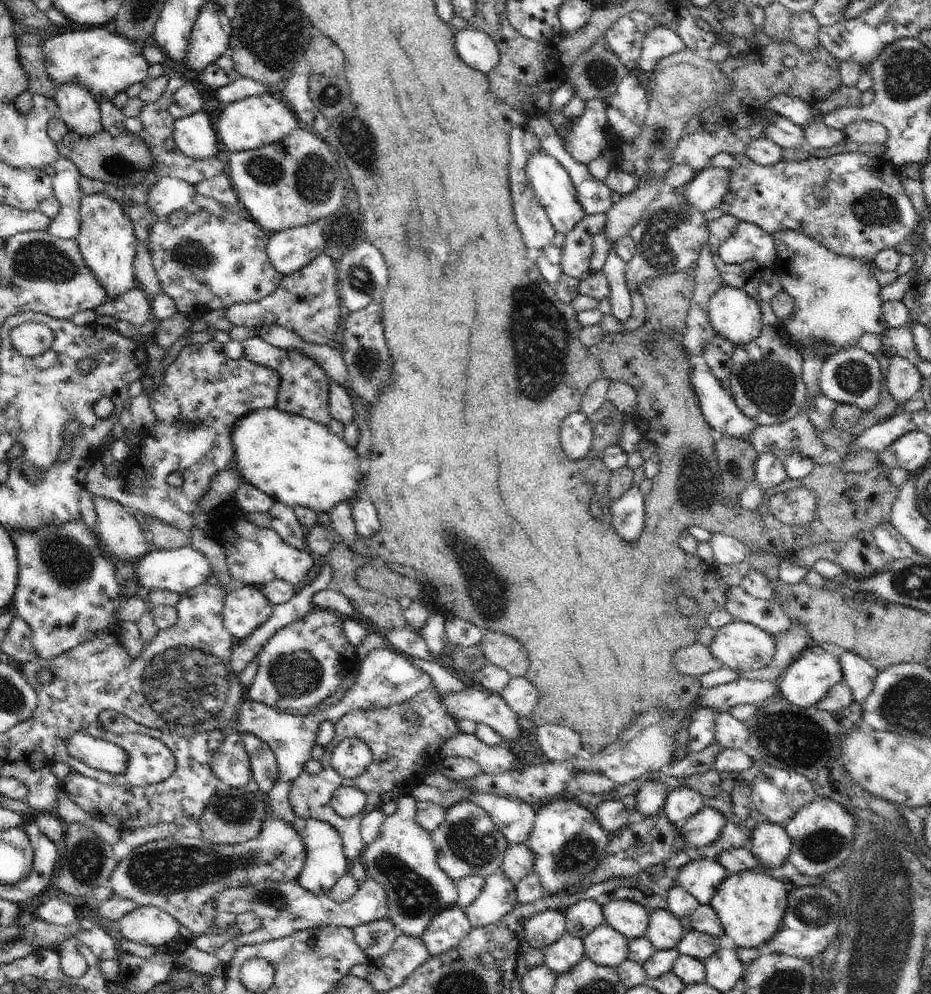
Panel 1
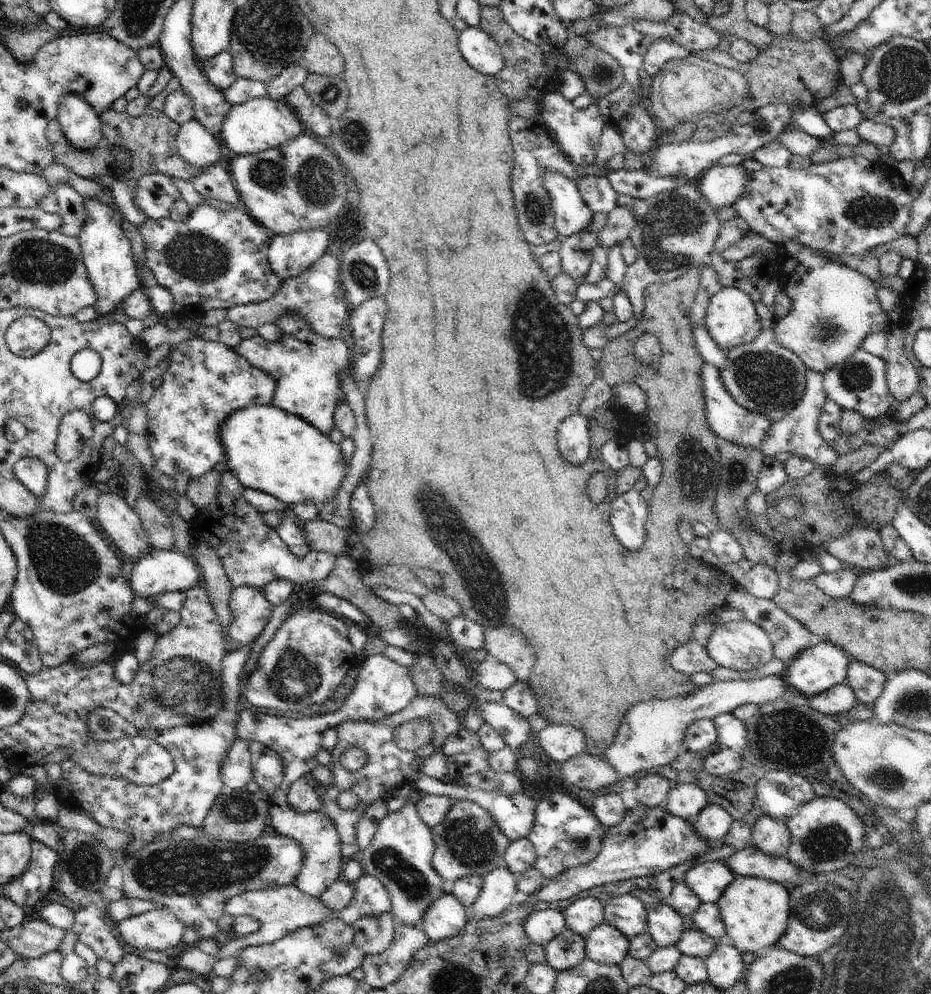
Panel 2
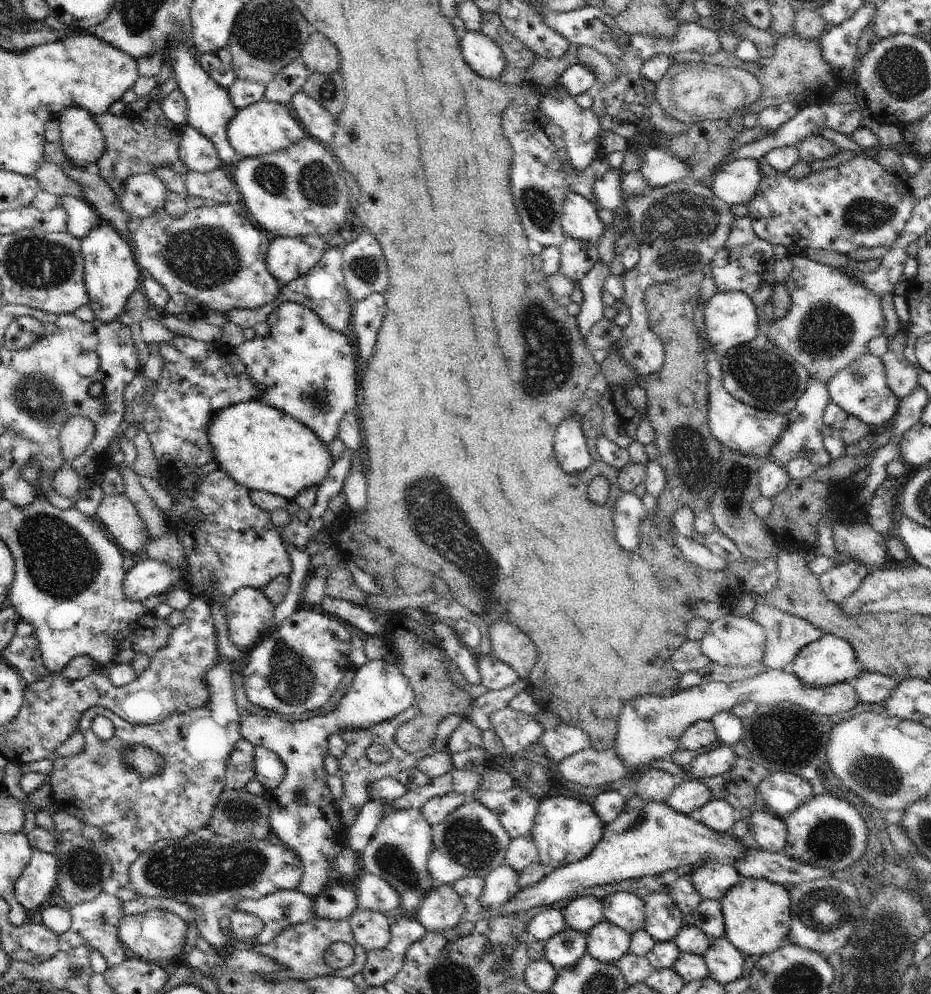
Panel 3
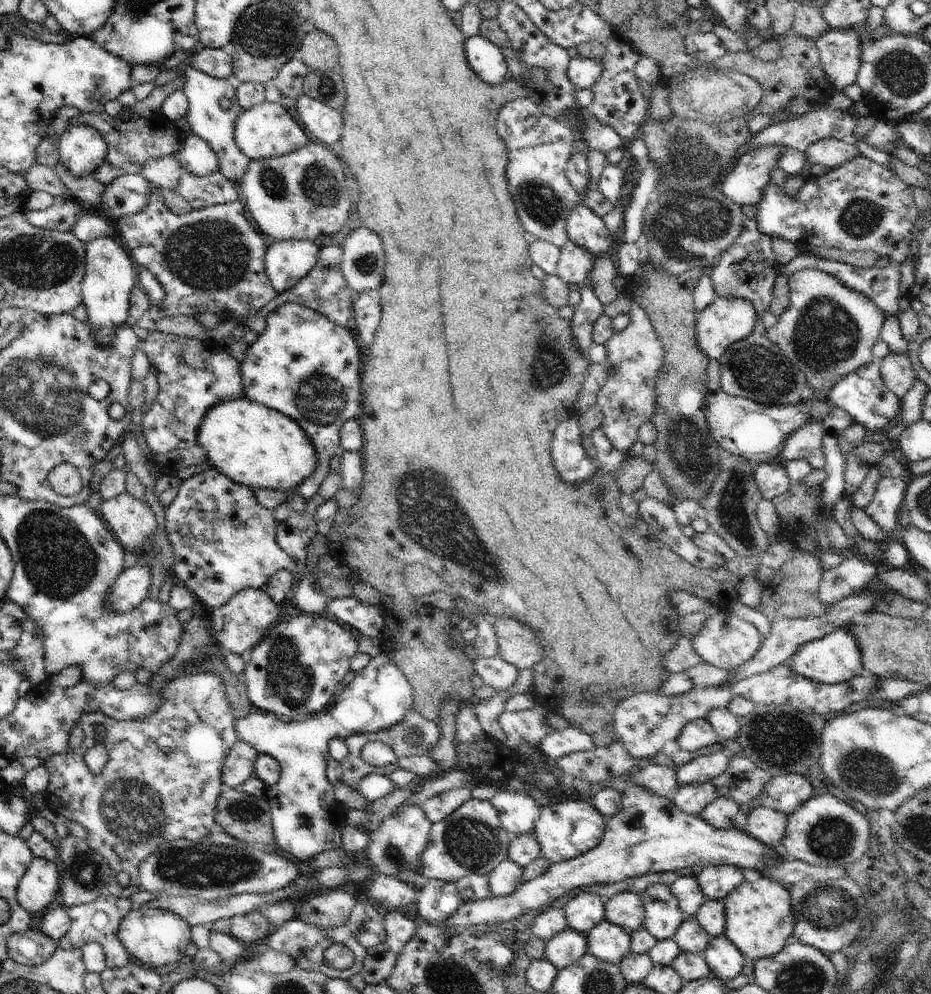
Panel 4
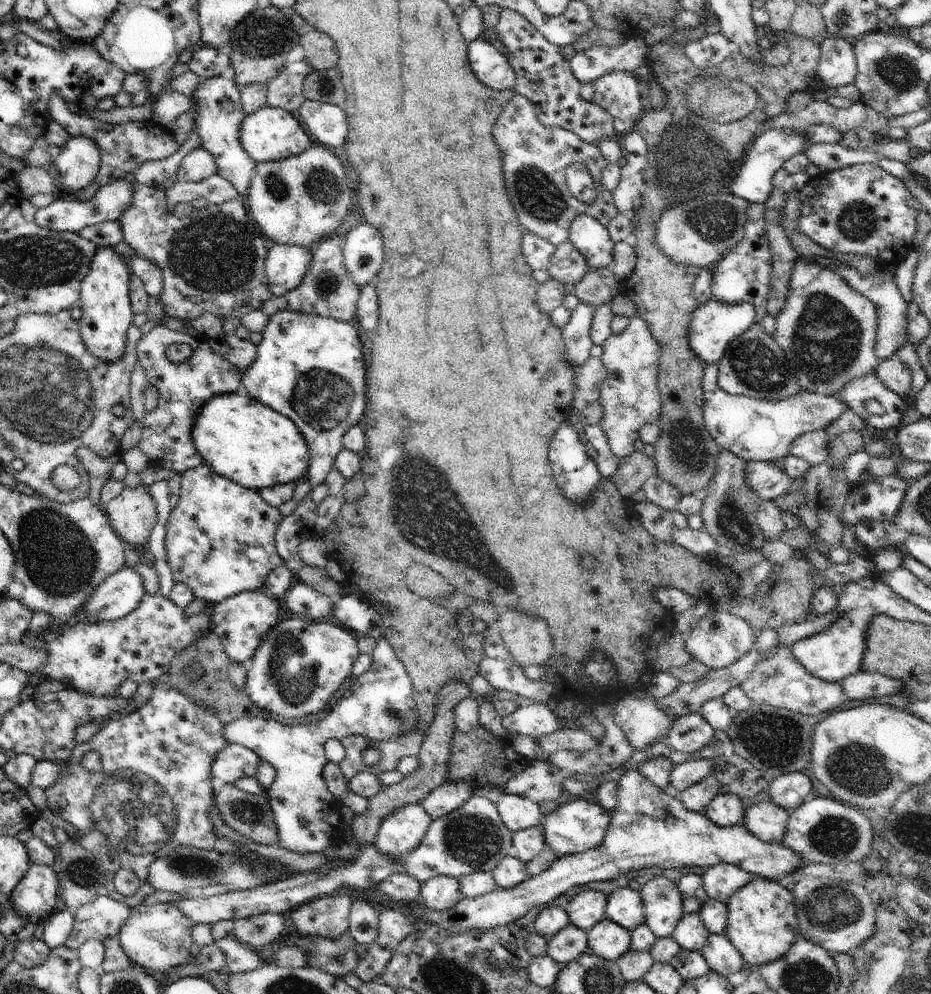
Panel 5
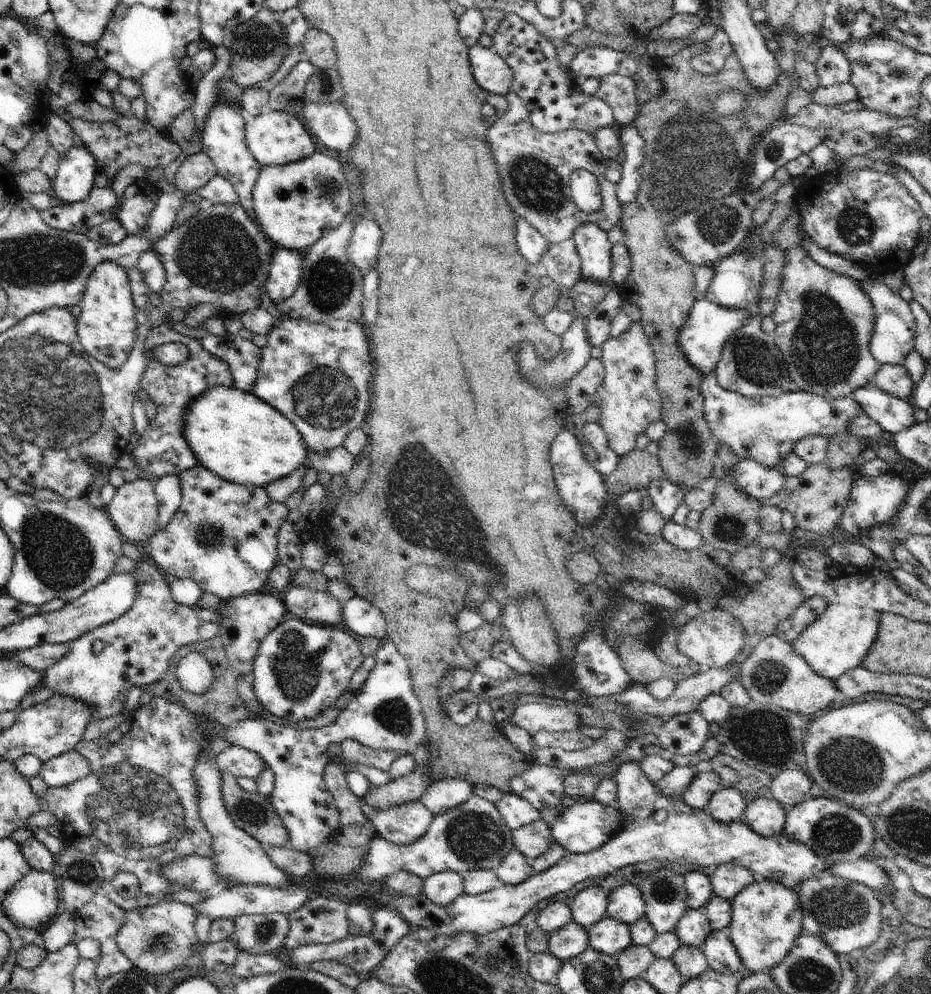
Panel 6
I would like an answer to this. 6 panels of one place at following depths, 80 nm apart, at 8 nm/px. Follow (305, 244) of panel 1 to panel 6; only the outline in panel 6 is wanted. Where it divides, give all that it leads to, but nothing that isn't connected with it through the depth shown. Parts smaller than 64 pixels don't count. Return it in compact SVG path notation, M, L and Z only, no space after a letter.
M282 247L274 250L265 291L275 304L288 300L296 292L302 281L303 256L302 252Z

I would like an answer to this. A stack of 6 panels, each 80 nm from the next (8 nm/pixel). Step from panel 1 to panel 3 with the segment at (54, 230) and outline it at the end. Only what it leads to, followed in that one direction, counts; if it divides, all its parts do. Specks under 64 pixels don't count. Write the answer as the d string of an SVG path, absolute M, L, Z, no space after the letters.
M71 196L59 197L59 204L67 210L67 230L82 240L101 224L97 212L84 200Z

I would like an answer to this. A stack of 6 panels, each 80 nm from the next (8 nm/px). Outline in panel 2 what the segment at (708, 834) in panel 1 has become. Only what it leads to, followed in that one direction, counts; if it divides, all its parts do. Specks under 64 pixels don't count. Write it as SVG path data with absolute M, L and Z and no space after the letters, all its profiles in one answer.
M714 803L706 805L692 821L699 835L714 842L729 831L733 818L721 804Z

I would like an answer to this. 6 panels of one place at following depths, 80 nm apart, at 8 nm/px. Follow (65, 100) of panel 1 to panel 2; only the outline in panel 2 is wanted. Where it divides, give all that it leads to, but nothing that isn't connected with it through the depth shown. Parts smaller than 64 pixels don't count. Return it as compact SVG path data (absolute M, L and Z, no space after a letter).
M64 94L58 102L57 119L63 138L78 150L94 150L103 137L99 114L78 94Z

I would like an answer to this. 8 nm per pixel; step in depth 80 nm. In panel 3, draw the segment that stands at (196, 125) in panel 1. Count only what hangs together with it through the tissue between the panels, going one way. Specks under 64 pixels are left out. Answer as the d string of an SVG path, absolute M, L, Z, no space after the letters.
M188 124L181 127L181 141L177 154L188 171L209 173L221 168L216 147L199 130Z

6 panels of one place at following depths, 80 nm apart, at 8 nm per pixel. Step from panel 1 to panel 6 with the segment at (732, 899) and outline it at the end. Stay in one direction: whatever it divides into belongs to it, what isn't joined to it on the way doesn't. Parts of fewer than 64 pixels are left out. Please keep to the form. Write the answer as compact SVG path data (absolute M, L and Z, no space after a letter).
M759 880L740 891L731 902L730 940L748 973L770 972L778 966L803 932L799 894L776 881Z

